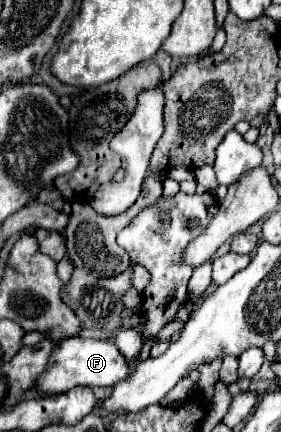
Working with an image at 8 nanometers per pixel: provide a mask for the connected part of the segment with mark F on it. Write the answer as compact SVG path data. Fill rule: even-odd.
M68 337L60 343L60 347L52 353L48 371L44 371L38 379L38 389L54 395L54 393L64 393L72 387L86 385L86 387L112 387L116 383L122 383L132 375L132 367L128 361L120 355L116 345L112 341L100 341L100 339L78 339L78 337Z

